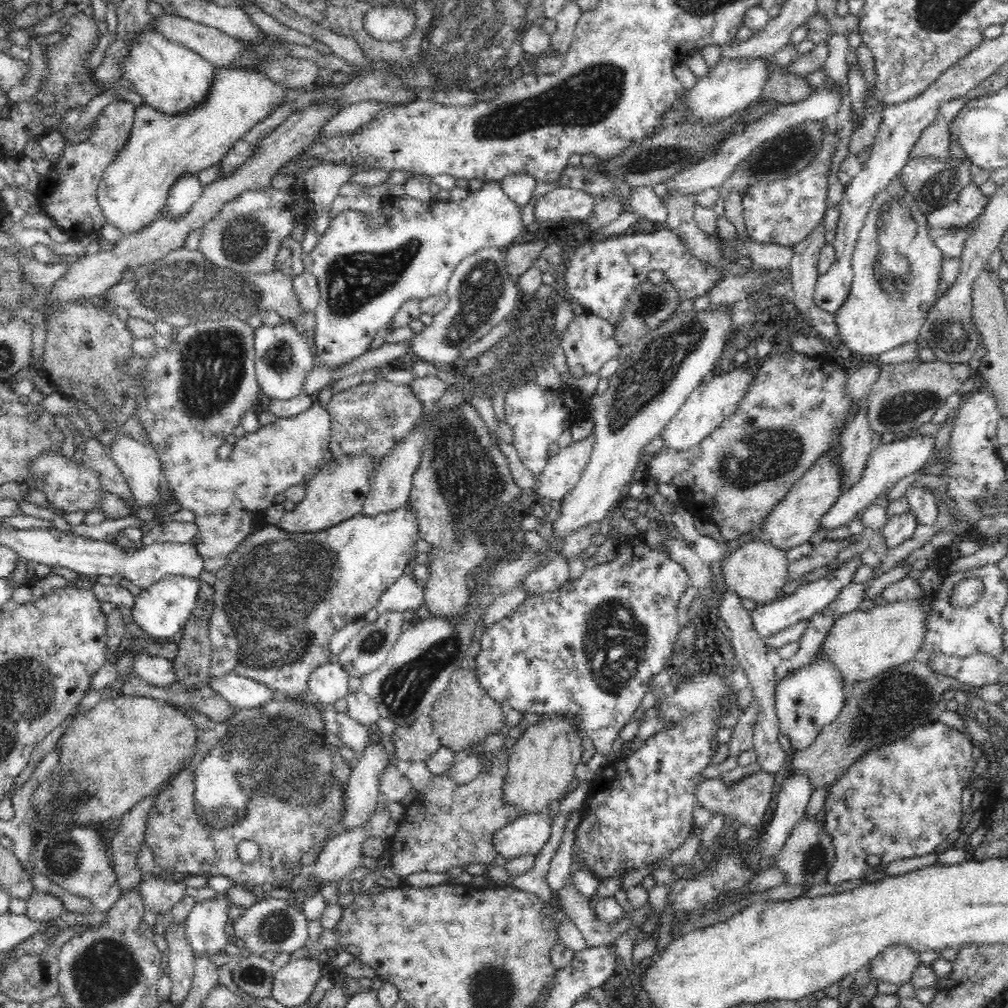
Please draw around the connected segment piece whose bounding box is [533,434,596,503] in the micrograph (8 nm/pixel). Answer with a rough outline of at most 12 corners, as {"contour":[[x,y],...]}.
{"contour":[[596,438],[571,443],[535,479],[546,503],[563,500],[589,464]]}

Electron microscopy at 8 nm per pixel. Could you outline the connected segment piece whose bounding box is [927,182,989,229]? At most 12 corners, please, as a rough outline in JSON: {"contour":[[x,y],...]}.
{"contour":[[970,182],[959,198],[927,214],[932,228],[967,226],[989,198]]}

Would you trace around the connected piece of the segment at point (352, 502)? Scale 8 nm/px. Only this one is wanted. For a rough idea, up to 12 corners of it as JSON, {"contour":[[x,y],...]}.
{"contour":[[373,458],[324,463],[278,527],[316,532],[363,510]]}

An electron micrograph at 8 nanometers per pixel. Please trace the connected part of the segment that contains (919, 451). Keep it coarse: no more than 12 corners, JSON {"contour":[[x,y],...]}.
{"contour":[[933,436],[874,445],[860,482],[822,516],[848,526],[931,458]]}

